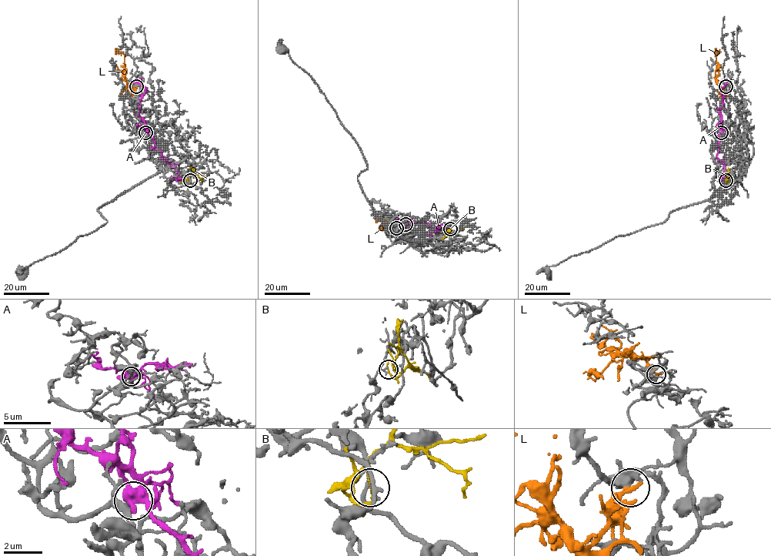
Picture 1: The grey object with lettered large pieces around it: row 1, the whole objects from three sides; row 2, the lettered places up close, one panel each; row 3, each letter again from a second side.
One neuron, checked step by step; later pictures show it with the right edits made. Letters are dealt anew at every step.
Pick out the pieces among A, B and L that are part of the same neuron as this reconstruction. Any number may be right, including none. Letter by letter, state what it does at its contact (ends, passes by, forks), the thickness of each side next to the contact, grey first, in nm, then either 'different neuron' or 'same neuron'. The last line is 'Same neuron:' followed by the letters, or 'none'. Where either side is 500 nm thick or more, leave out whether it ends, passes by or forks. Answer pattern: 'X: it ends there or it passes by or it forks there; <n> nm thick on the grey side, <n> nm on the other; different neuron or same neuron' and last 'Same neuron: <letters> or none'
A: it forks there; 220 nm thick on the grey side, 420 nm on the other; different neuron
B: it ends there; 130 nm thick on the grey side, 190 nm on the other; different neuron
L: it ends there; 380 nm thick on the grey side, 280 nm on the other; same neuron
Same neuron: L

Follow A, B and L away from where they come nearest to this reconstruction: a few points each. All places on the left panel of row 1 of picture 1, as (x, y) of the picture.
A: (145, 132), (155, 142), (161, 157), (177, 172), (170, 184)
B: (190, 180), (188, 181), (191, 175), (195, 175), (201, 182)
L: (136, 86), (131, 93), (127, 89), (123, 73), (124, 54), (115, 48)

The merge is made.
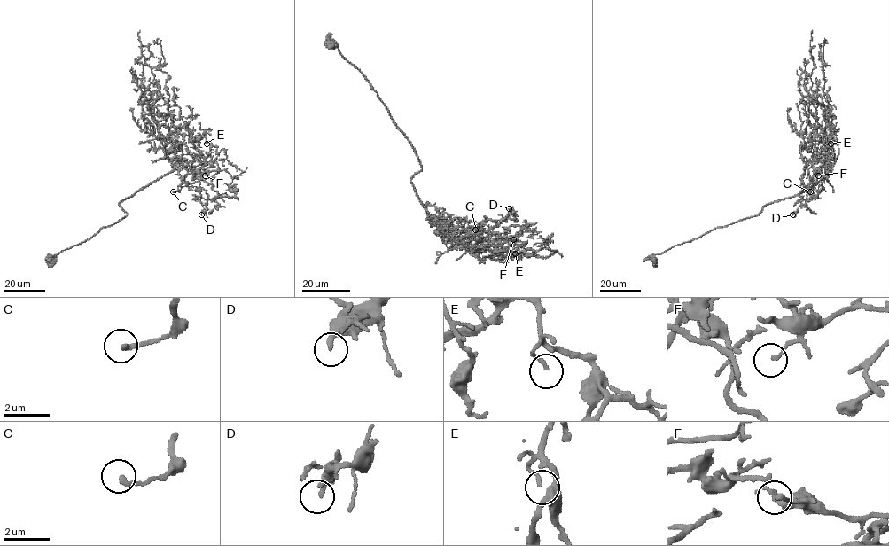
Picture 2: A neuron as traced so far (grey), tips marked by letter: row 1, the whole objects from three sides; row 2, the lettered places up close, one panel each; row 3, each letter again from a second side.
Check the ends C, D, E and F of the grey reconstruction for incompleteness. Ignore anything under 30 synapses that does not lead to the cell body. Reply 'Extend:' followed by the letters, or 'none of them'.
Extend: none of them

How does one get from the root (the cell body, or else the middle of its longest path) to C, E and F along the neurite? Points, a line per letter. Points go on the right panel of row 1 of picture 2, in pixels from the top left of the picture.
C: (652, 259), (807, 191), (824, 175), (827, 147), (804, 169), (801, 183), (810, 191)
E: (652, 259), (717, 227), (756, 215), (768, 204), (807, 191), (835, 161), (838, 145), (832, 136), (830, 144)
F: (652, 259), (807, 191), (828, 166), (827, 175), (823, 179), (819, 168), (818, 175)

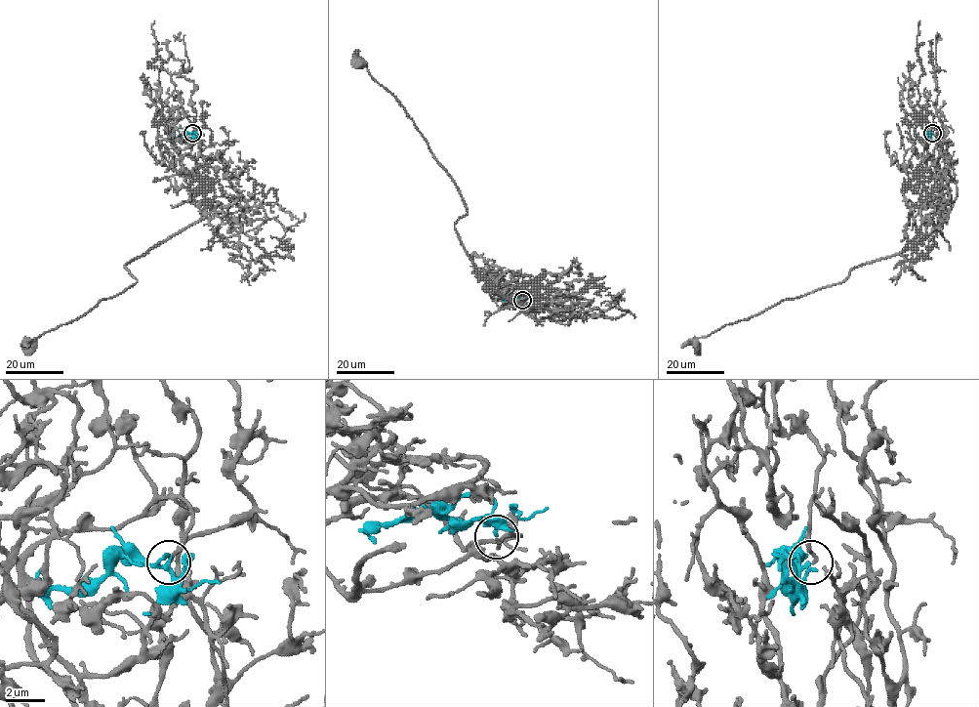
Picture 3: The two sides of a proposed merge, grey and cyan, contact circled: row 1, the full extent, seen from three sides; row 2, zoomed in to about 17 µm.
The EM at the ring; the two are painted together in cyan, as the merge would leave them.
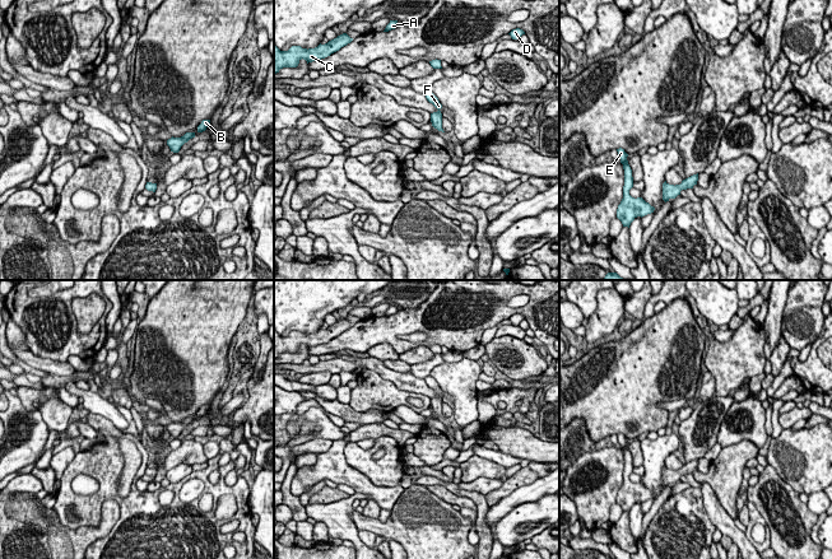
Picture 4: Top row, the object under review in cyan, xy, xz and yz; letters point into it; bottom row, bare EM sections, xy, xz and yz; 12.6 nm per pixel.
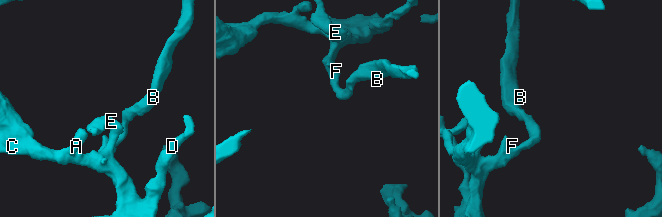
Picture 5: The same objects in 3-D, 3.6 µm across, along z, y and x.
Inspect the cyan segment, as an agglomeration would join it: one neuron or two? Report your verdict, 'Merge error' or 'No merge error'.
No merge error

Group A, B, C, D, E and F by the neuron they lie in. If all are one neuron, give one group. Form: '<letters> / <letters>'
A B C D E F

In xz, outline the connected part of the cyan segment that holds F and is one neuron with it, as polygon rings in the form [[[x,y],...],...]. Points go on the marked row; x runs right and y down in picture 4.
[[[427,90],[424,96],[427,101],[438,110],[437,112],[431,113],[432,126],[437,129],[438,131],[445,132],[442,129],[442,113],[440,111],[442,108],[442,104],[440,103],[438,98],[431,90]]]

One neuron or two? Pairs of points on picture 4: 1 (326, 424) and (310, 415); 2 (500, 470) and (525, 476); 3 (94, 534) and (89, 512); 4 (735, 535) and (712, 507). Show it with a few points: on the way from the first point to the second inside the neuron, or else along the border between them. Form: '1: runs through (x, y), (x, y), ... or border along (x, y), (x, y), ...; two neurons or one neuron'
1: runs through (322, 420), (314, 415); one neuron
2: border along (507, 478), (503, 481); two neurons
3: border along (108, 499), (96, 525), (61, 525); two neurons
4: runs through (729, 529), (716, 513); one neuron

